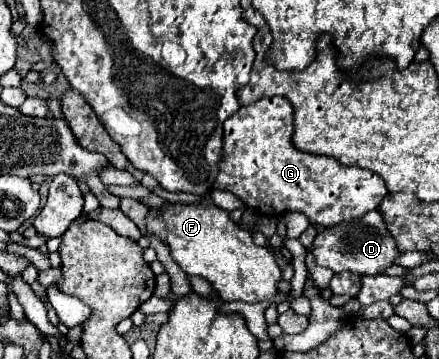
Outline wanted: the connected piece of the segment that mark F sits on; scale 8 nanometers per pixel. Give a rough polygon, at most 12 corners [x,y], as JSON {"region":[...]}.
{"region":[[214,205],[152,207],[146,231],[222,301],[266,301],[274,255]]}

